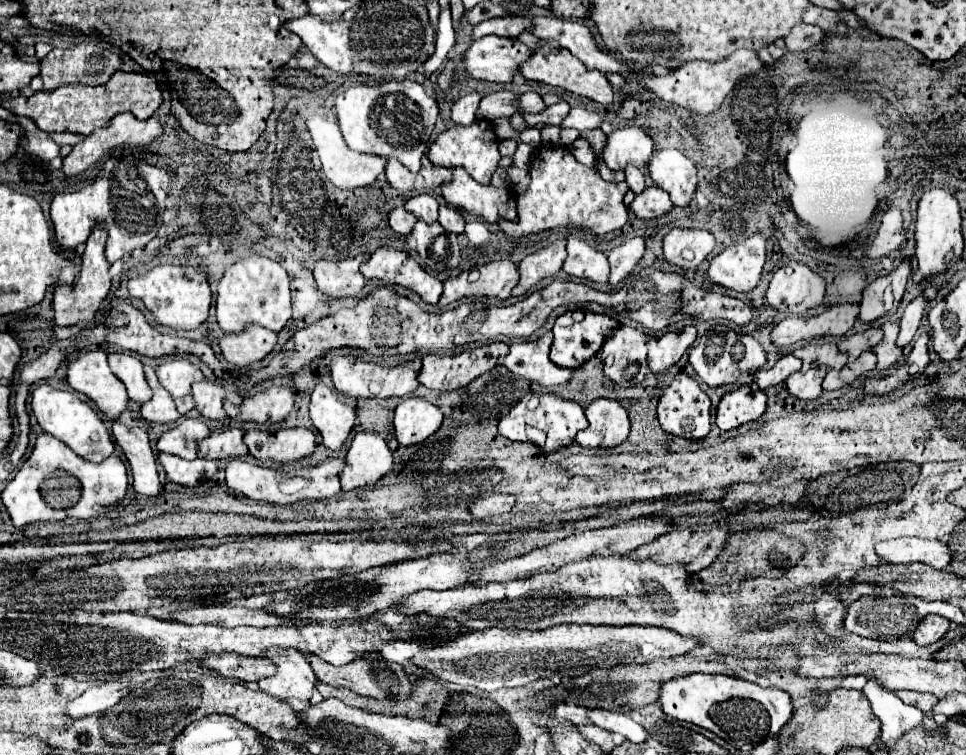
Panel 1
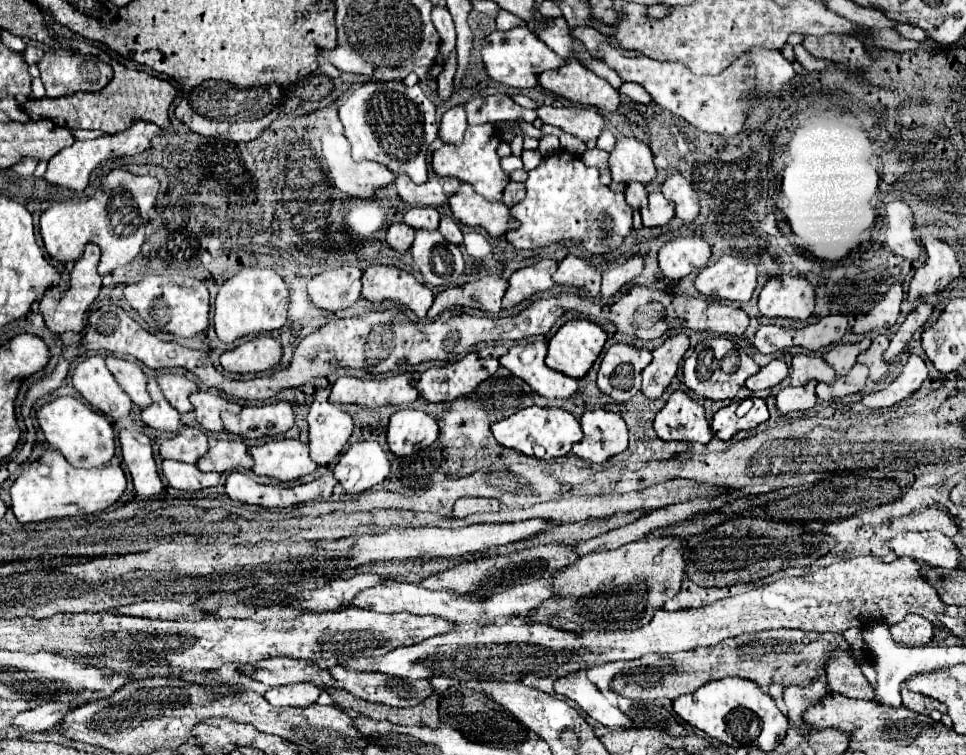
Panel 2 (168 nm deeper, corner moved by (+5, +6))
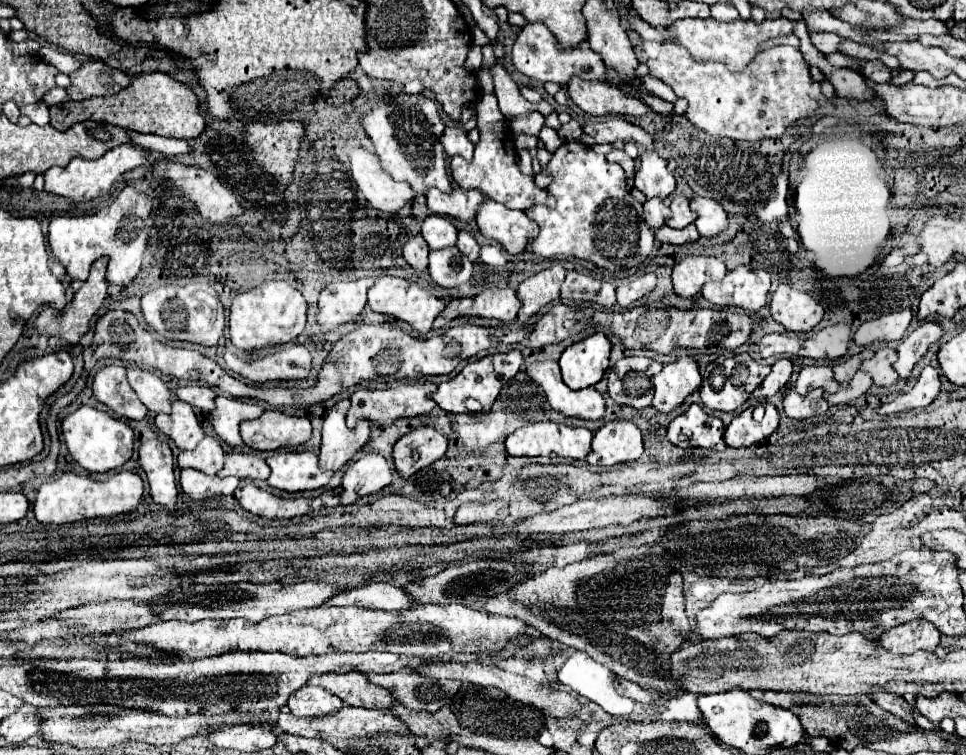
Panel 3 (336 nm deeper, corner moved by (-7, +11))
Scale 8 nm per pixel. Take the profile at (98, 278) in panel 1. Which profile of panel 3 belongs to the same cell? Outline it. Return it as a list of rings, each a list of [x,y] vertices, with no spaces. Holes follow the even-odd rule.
[[[100,257],[98,261],[94,261],[94,265],[92,265],[92,269],[90,269],[88,281],[82,283],[80,291],[74,295],[72,303],[70,303],[64,311],[53,311],[53,309],[48,306],[37,315],[36,329],[38,329],[40,335],[60,337],[60,339],[64,339],[64,341],[70,343],[70,345],[76,345],[76,343],[80,341],[80,337],[90,329],[92,317],[98,313],[98,309],[102,307],[102,303],[104,303],[104,299],[106,299],[106,289],[108,289],[108,283],[106,283],[106,265],[108,265],[108,259],[106,259],[106,257]]]

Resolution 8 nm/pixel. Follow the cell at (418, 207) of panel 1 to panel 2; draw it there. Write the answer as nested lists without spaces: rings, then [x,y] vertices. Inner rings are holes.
[[[412,206],[404,214],[404,222],[412,228],[436,230],[438,222],[440,222],[440,214],[436,208],[430,208],[430,206]]]

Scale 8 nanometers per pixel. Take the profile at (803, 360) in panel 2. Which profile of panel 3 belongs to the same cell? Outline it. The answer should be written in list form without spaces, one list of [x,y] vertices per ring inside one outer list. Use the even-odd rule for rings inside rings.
[[[812,365],[812,367],[804,367],[798,375],[798,381],[794,385],[794,391],[800,395],[806,395],[812,389],[824,389],[826,393],[836,393],[838,391],[838,383],[834,379],[834,373],[830,367],[824,365]]]

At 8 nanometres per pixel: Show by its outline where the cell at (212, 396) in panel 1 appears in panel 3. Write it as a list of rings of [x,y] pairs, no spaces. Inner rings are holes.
[[[216,397],[216,409],[210,413],[210,423],[216,435],[230,447],[242,447],[244,441],[240,437],[240,423],[258,419],[264,409],[256,403],[246,403],[230,397]]]

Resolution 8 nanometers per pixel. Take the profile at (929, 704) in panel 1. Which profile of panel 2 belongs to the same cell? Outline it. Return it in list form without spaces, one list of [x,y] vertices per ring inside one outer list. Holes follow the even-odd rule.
[[[902,690],[902,706],[914,710],[914,712],[920,712],[920,714],[930,714],[932,710],[940,710],[940,712],[946,712],[946,706],[934,698],[928,698],[928,696],[922,696],[922,694],[916,694],[916,692],[910,692],[910,690]]]

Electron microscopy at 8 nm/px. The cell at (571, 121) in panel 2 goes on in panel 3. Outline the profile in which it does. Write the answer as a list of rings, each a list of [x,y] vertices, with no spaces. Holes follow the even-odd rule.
[[[608,117],[606,121],[588,121],[586,125],[582,125],[582,129],[590,137],[594,137],[596,143],[632,141],[638,143],[642,149],[654,149],[654,139],[642,127],[636,127],[622,117]]]

